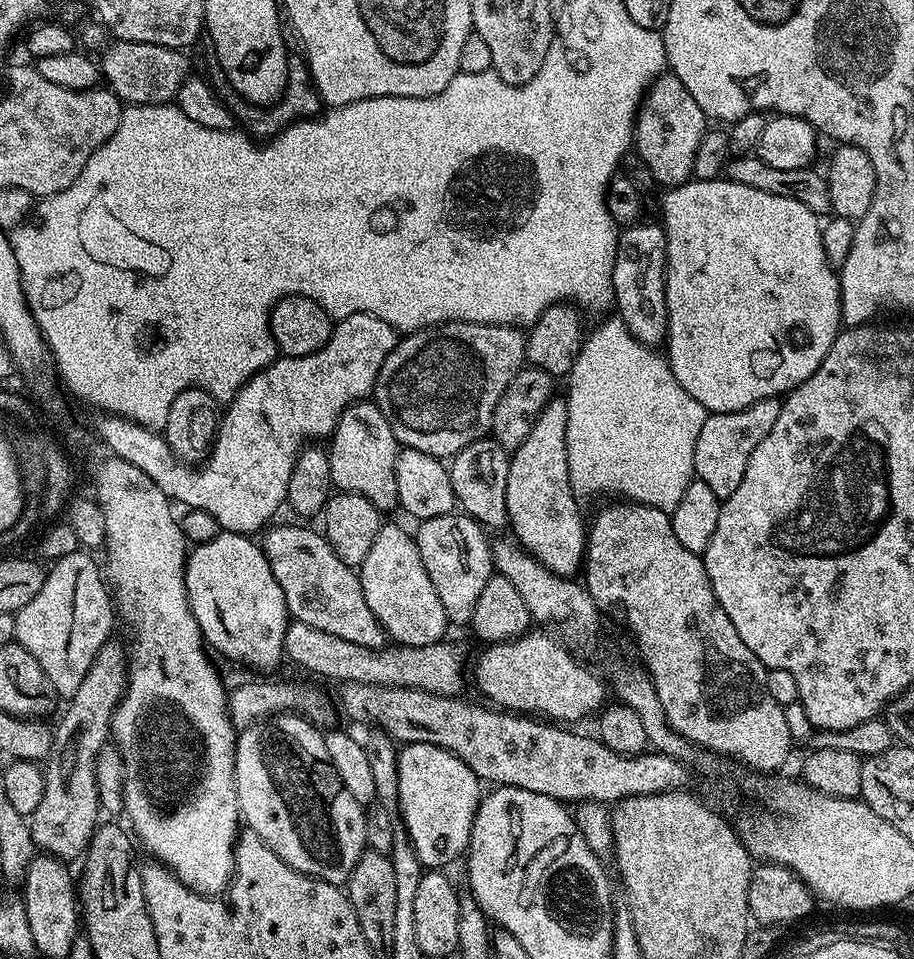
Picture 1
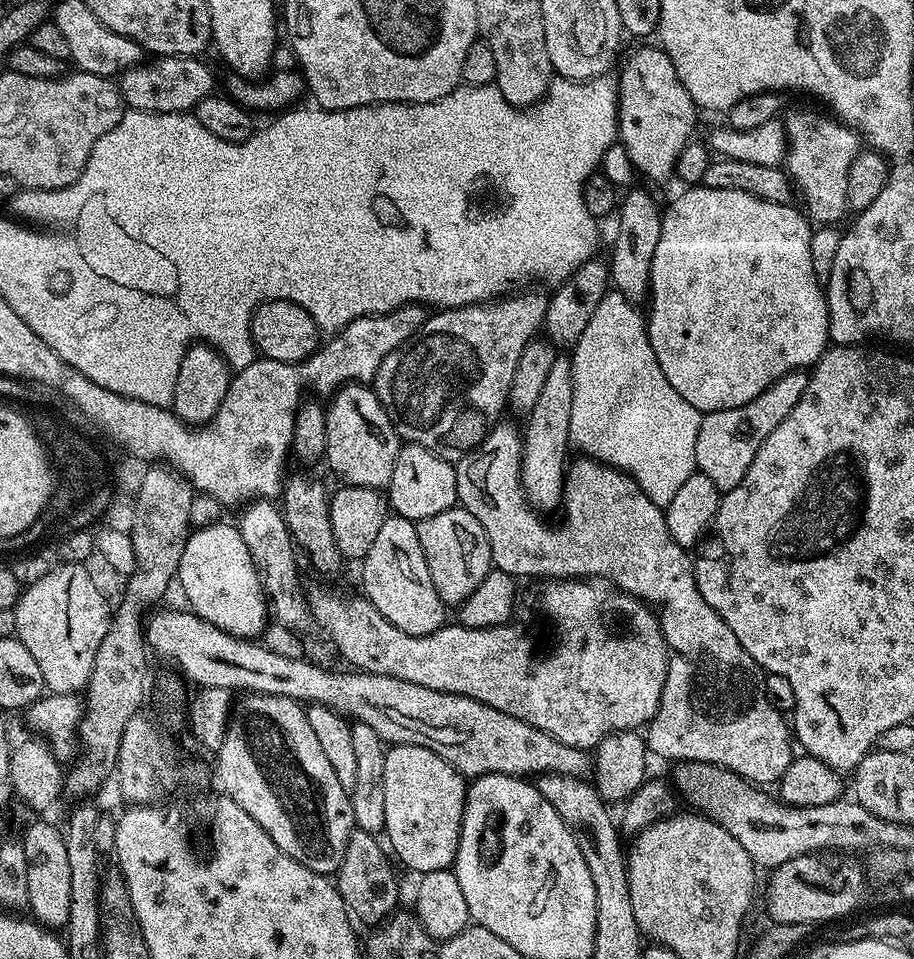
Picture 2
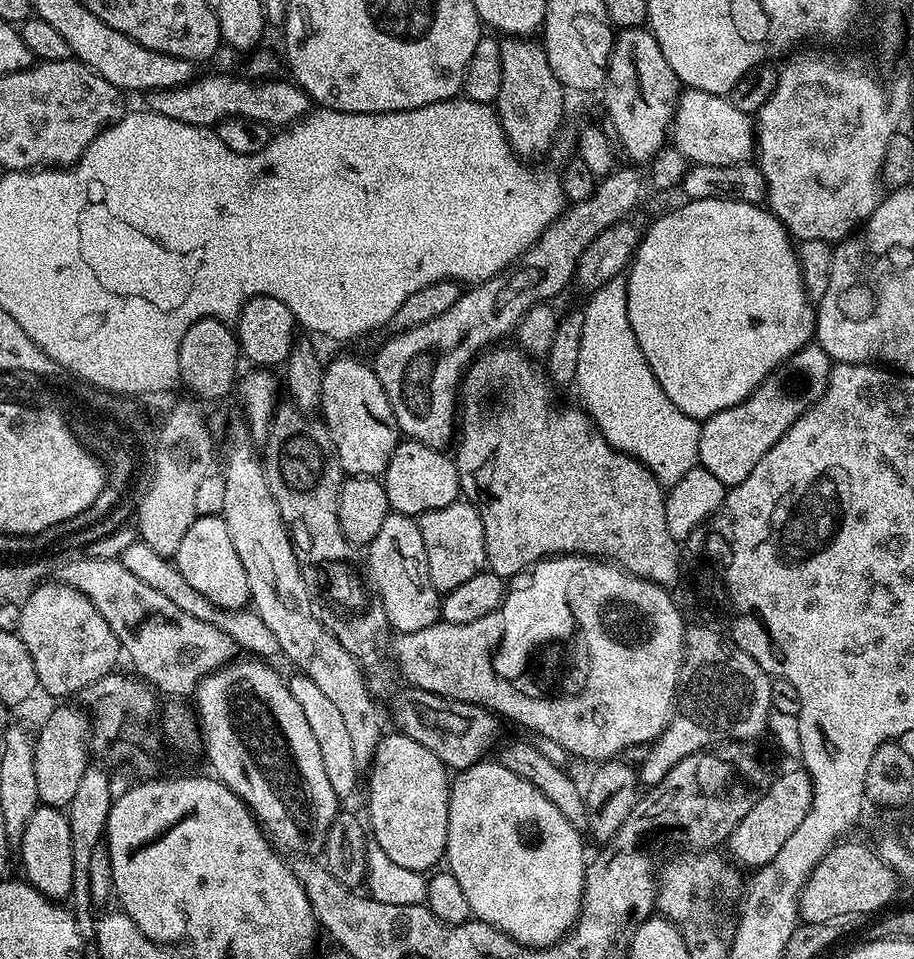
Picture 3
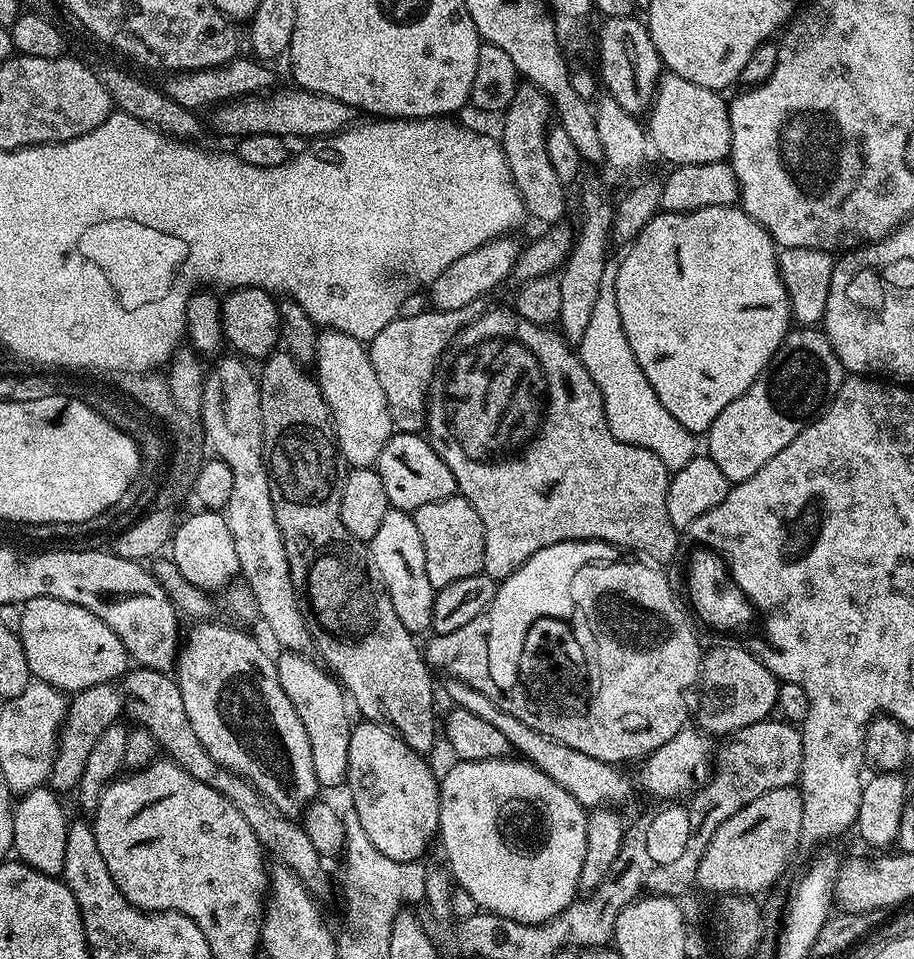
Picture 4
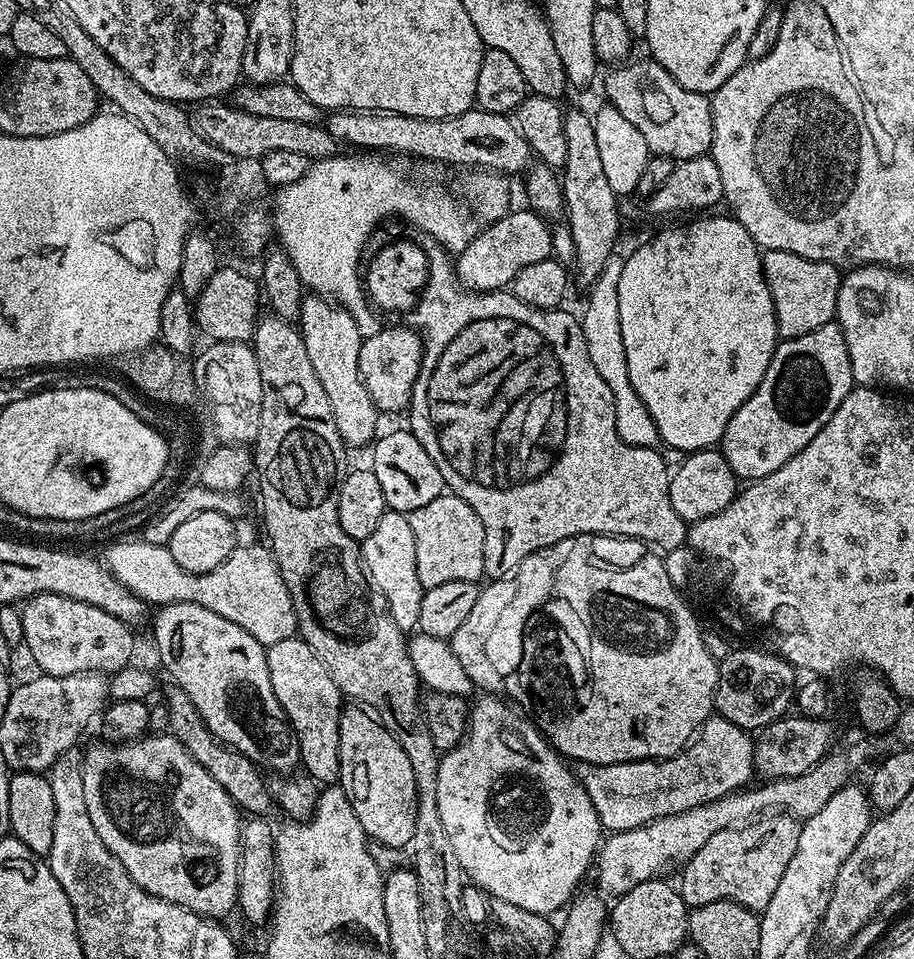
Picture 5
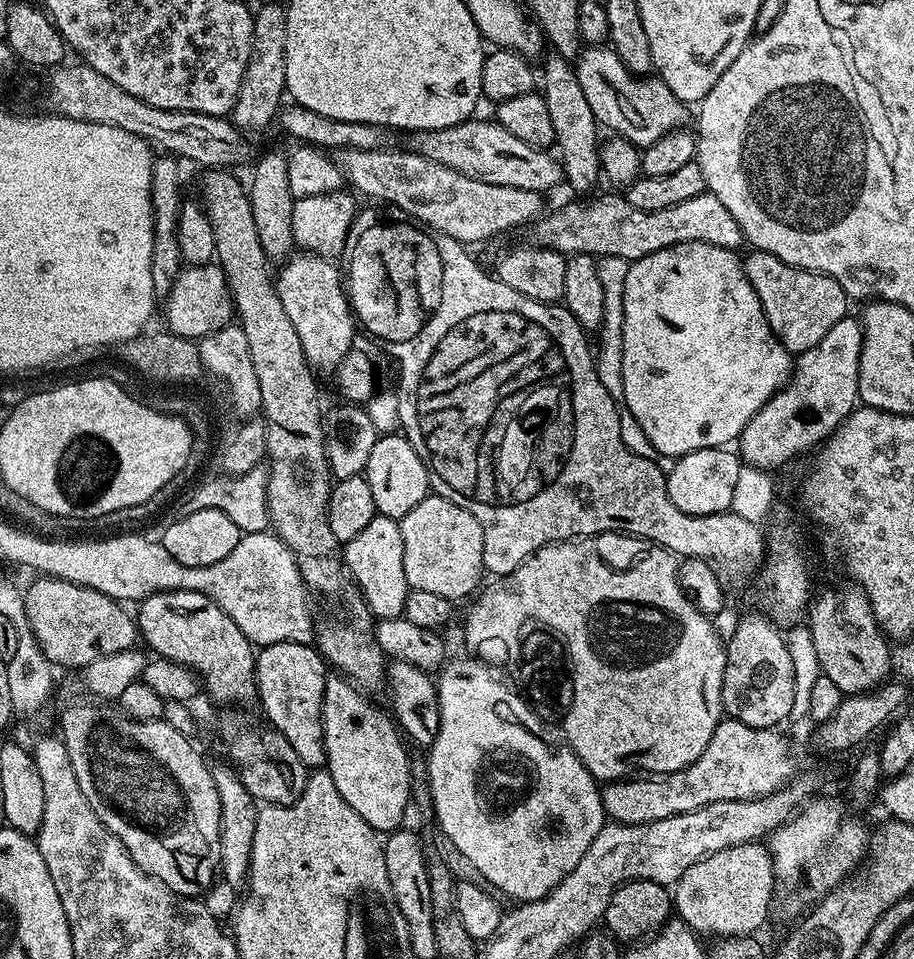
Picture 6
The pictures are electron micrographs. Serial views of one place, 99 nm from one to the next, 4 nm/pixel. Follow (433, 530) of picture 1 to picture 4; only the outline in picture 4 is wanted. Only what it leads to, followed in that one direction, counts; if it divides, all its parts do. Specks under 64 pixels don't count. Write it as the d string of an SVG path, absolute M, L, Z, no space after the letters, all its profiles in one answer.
M457 494L442 502L430 502L412 513L422 538L422 550L426 550L426 578L430 578L433 590L450 586L458 578L478 576L484 570L484 527L478 510L470 502Z

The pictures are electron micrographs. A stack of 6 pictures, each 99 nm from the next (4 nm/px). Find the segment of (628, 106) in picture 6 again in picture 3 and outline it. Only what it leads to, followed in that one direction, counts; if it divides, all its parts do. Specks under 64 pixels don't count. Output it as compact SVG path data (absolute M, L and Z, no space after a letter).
M690 88L681 91L680 101L676 103L676 117L672 119L671 143L692 164L706 166L730 166L731 164L749 163L757 155L756 125L749 113L738 110L728 96L706 94L706 90Z

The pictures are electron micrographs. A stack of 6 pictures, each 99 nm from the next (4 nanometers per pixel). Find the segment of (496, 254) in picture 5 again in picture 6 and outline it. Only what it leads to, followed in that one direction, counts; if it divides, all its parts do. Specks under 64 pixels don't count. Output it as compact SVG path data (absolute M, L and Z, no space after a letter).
M707 190L694 198L686 198L686 202L666 206L666 210L638 210L630 206L627 195L620 194L600 196L589 204L564 204L550 212L541 215L531 225L531 239L545 248L565 254L581 252L597 258L626 258L631 262L682 242L710 242L733 250L745 243L742 230L738 222L734 222L730 210L726 210L726 206L722 206L722 202Z

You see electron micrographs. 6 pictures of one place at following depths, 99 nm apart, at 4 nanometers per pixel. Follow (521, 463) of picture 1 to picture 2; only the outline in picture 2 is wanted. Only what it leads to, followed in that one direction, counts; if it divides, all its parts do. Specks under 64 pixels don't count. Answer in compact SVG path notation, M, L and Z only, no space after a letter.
M557 355L554 367L550 370L538 402L526 414L528 425L523 425L522 466L520 481L529 504L541 514L548 514L561 507L564 499L564 478L568 471L570 455L570 410L574 410L574 370L567 355Z

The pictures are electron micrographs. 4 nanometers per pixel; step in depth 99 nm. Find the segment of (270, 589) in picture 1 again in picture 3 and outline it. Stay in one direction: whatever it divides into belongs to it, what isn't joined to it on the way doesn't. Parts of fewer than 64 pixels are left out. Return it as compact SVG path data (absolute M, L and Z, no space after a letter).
M223 515L197 516L178 545L174 563L182 578L186 578L186 582L190 582L190 586L194 586L202 598L210 598L214 606L243 608L249 603L250 582L246 582L242 558L238 558L238 550L234 550L234 542L230 542L230 530Z

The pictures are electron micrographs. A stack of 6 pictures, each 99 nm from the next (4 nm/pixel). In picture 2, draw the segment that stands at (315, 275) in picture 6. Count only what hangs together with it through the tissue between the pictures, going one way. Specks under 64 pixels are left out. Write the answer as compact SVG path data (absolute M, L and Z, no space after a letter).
M367 383L346 384L331 397L326 408L326 450L324 460L332 467L336 476L341 476L344 484L366 486L367 488L387 489L390 474L394 474L394 462L398 458L402 441L387 410L376 397L375 391Z

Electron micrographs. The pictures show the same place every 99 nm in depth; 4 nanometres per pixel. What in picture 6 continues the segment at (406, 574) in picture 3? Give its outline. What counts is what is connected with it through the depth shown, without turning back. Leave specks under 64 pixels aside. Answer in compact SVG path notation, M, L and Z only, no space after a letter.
M376 515L354 538L343 545L342 559L373 617L389 620L403 616L406 598L409 594L406 582L406 565L402 562L402 530L399 520Z

